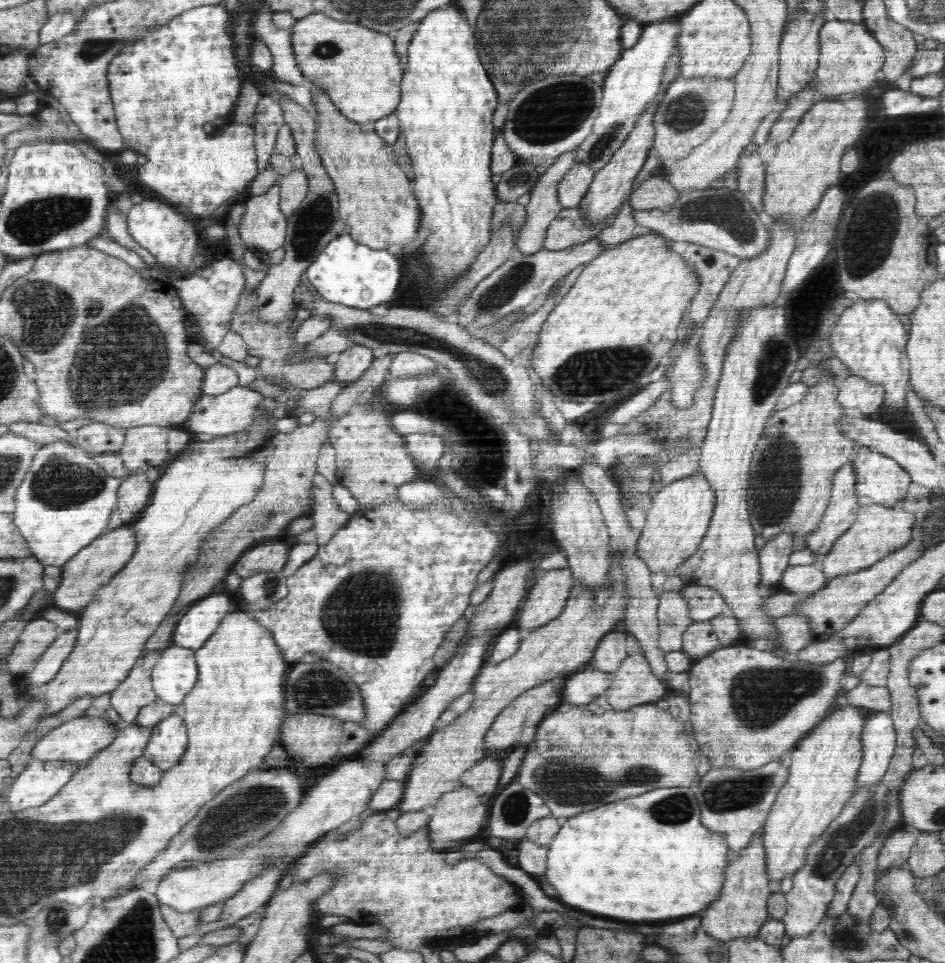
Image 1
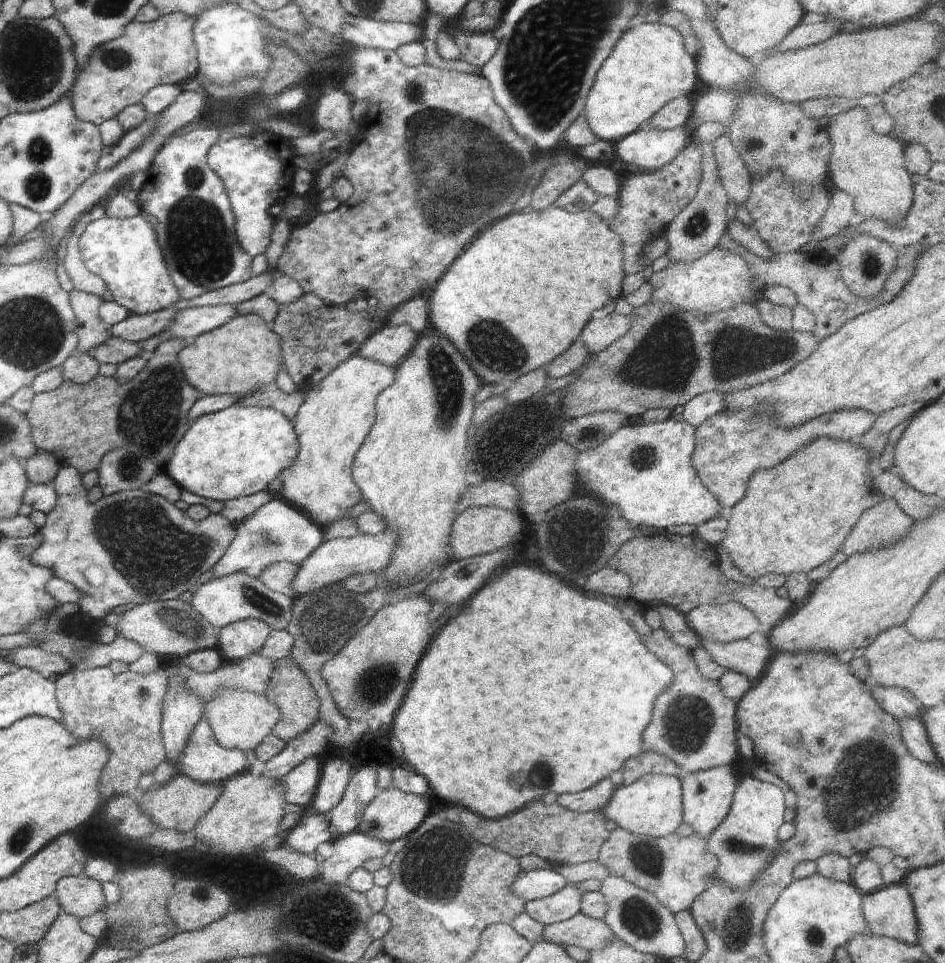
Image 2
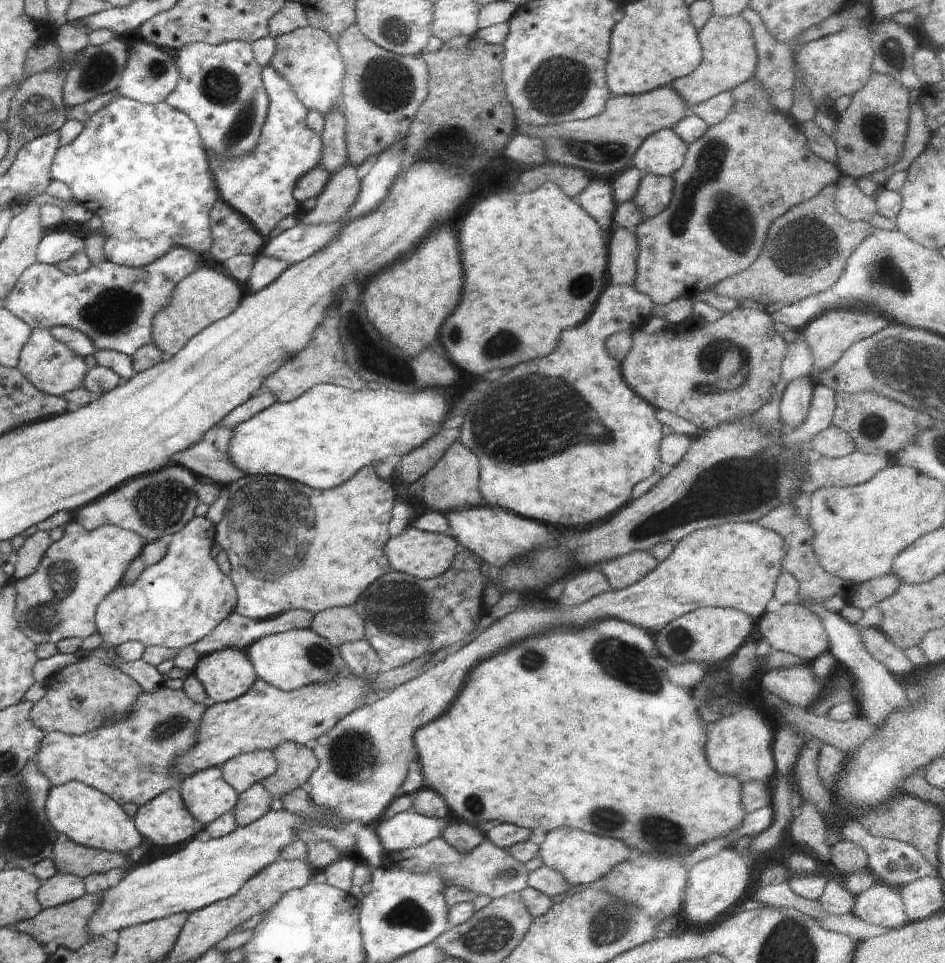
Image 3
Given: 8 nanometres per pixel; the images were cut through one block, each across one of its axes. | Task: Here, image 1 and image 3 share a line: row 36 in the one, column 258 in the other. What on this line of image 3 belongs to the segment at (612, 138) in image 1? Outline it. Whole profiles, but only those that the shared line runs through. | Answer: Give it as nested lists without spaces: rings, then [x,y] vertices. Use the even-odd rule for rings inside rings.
[[[311,627],[265,636],[250,644],[246,653],[258,679],[286,692],[310,683],[331,681],[342,667],[346,667],[338,648],[318,636]]]

